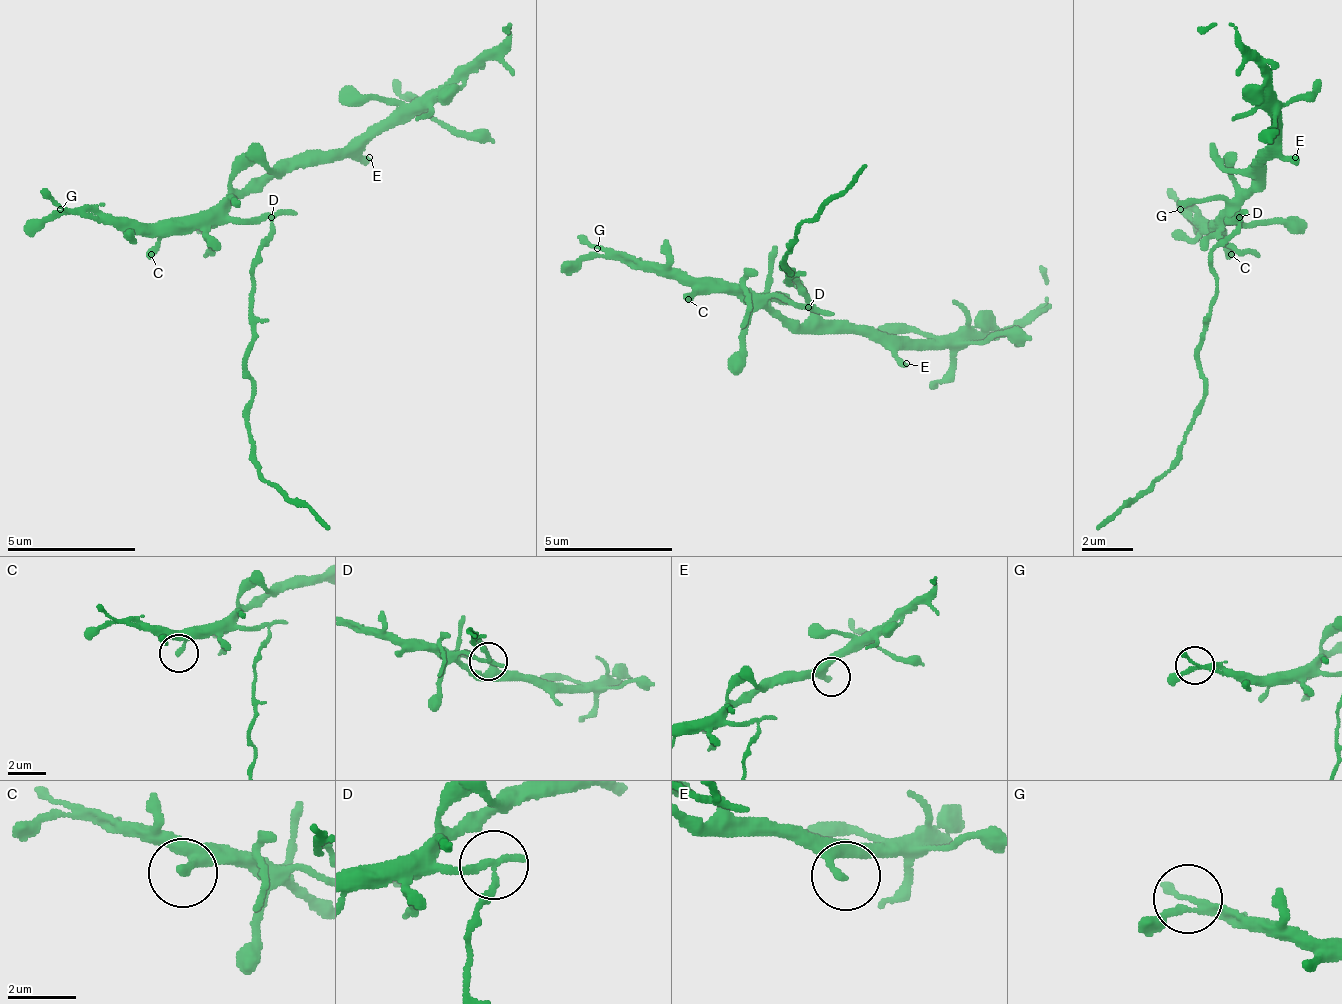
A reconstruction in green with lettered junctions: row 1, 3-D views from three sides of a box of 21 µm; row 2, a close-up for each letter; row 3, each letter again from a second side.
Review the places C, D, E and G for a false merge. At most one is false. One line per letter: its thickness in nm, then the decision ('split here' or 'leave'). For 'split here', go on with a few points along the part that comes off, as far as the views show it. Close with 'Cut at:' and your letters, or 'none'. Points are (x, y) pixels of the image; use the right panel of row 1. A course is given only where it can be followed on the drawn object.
C: 240 nm | leave
D: 200 nm | split here | (1237, 215), (1212, 254), (1218, 299), (1199, 344), (1205, 402), (1173, 466), (1096, 531)
E: 240 nm | leave
G: 200 nm | leave
Cut at: D

